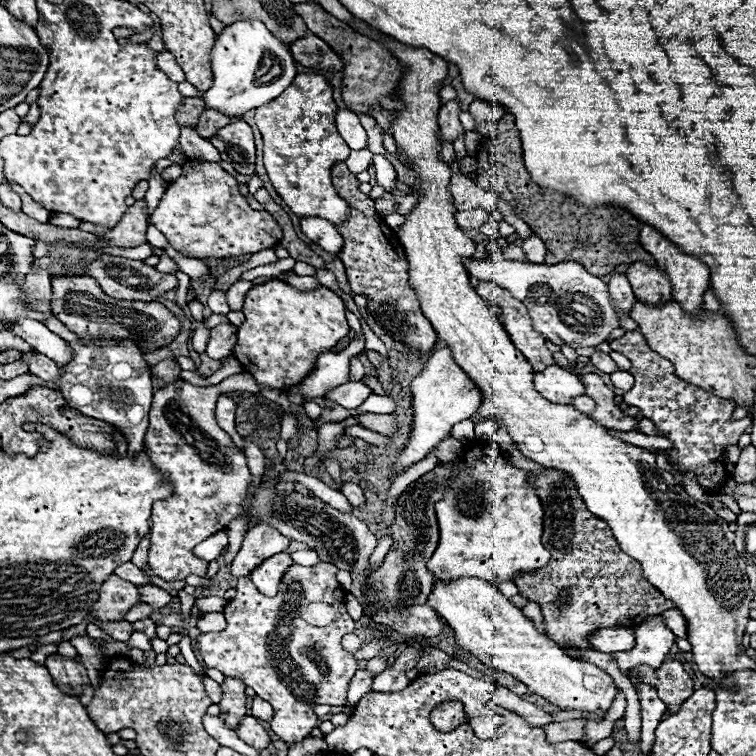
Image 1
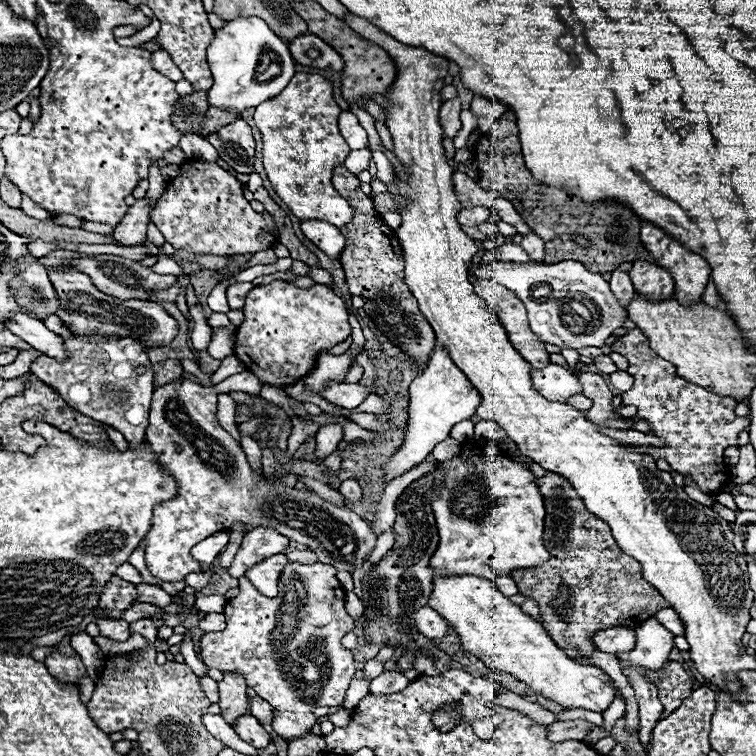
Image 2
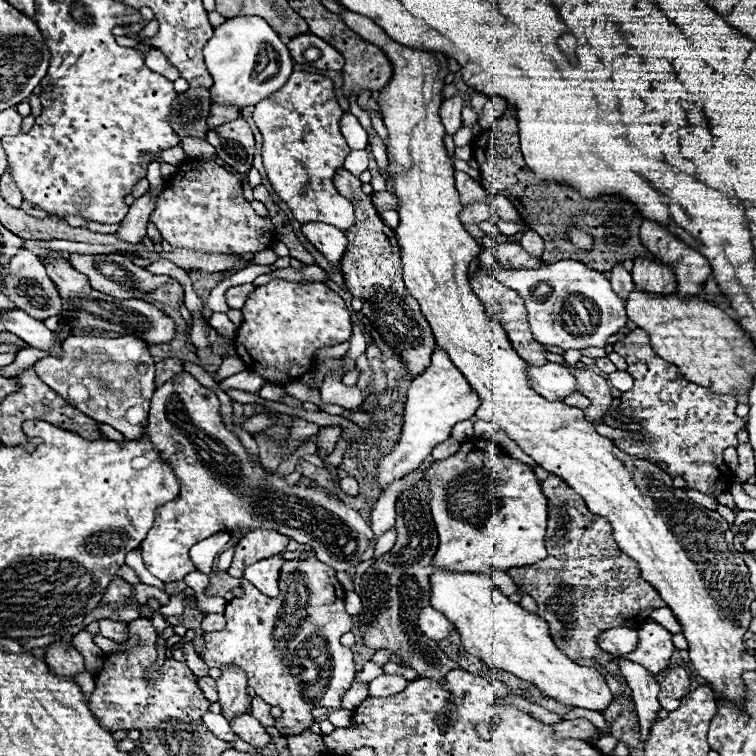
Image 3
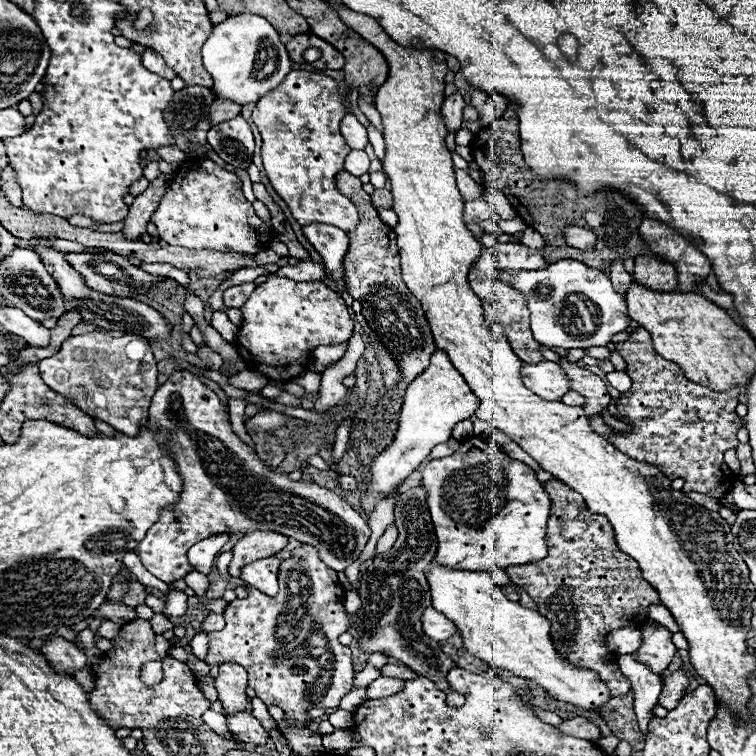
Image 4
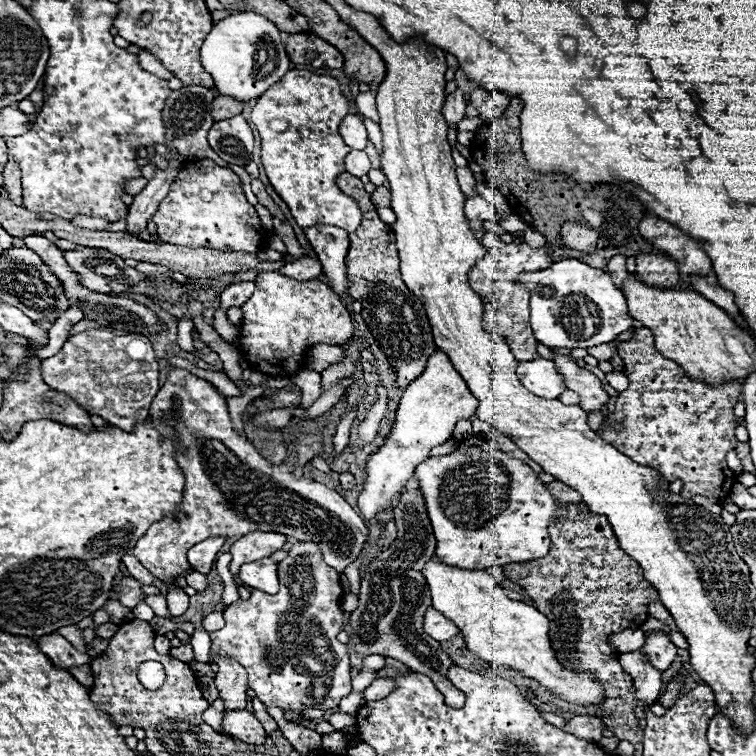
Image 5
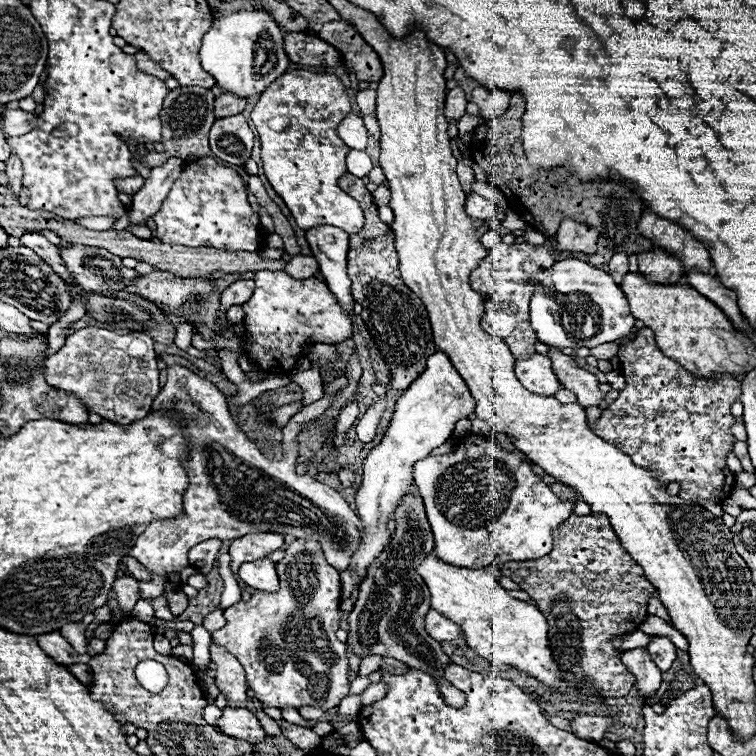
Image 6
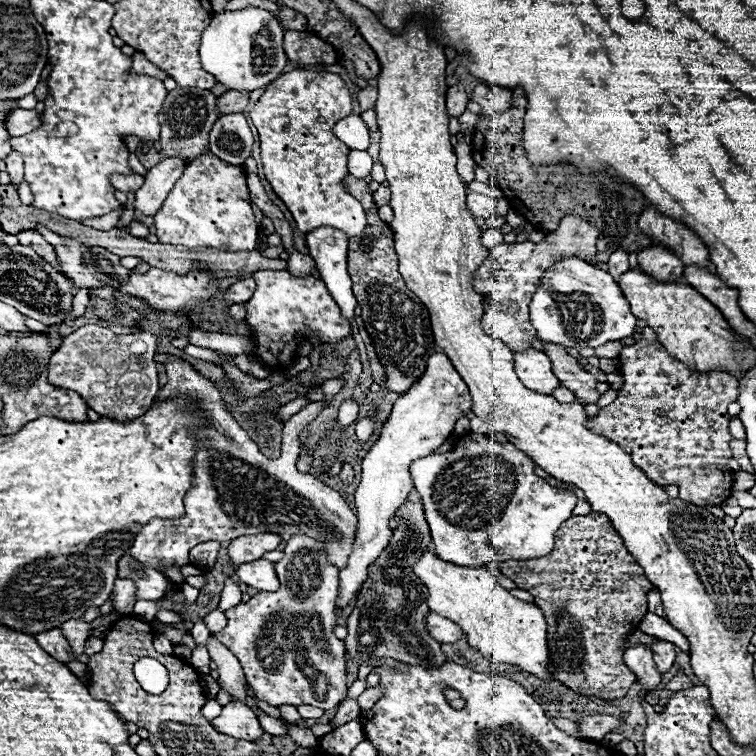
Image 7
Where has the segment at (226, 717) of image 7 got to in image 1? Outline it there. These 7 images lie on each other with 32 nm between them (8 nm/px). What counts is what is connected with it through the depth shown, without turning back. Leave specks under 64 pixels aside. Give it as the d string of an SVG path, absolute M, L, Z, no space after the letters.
M244 716L236 728L236 734L250 746L262 750L270 744L270 736L268 732L258 724L258 720L254 716Z

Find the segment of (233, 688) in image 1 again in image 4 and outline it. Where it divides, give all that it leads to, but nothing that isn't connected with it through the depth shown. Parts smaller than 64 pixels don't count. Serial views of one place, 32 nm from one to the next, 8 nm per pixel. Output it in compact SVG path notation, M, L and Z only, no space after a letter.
M222 662L220 674L216 678L216 688L224 704L224 714L242 712L248 706L246 696L246 670L236 662Z

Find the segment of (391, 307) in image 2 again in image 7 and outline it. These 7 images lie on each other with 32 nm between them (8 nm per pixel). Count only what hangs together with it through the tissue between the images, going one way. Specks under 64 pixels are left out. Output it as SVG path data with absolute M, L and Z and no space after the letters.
M348 176L346 188L356 196L366 210L368 228L356 238L348 240L348 272L352 278L352 292L362 308L364 326L372 338L380 364L386 370L386 390L406 394L412 384L422 378L426 362L438 352L428 320L428 310L420 298L410 292L398 272L398 256L394 252L394 236L386 222L378 218L378 206L372 200L372 190L362 178Z

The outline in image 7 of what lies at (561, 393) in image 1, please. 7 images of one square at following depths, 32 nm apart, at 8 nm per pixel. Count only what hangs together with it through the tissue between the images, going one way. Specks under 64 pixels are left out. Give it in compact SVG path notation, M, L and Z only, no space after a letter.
M526 348L522 352L514 352L514 370L526 388L536 392L552 392L556 388L558 378L550 370L550 360L536 348Z

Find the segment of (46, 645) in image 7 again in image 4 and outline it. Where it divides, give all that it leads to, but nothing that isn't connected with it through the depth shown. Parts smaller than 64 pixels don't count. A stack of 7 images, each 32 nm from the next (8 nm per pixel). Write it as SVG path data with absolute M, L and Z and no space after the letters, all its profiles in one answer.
M50 636L42 646L40 652L50 660L52 668L56 672L68 672L74 674L76 670L86 666L86 656L80 652L72 642L60 638L60 636Z

